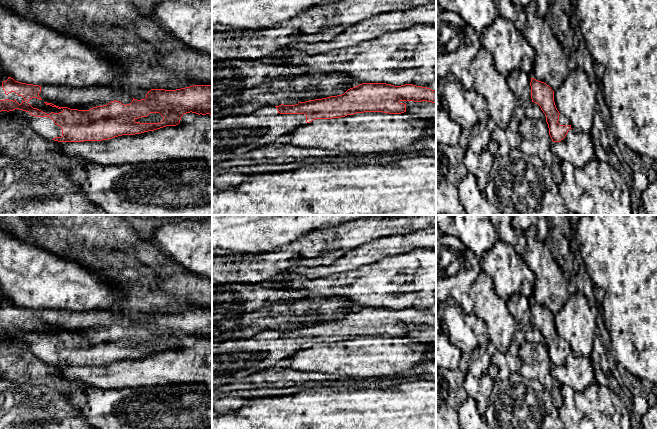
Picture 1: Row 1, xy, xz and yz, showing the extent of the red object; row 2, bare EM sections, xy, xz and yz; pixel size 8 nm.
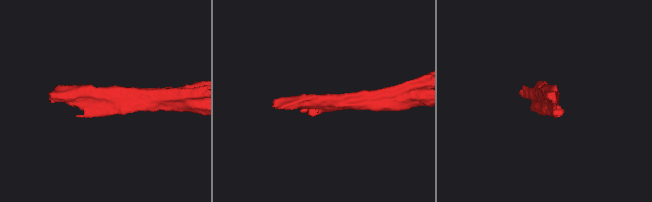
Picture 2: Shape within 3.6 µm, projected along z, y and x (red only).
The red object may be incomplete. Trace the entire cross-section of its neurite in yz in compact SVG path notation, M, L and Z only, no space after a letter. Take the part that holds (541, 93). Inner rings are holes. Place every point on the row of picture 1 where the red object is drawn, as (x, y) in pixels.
M531 78L531 99L538 104L546 116L549 135L553 142L560 142L565 138L571 125L567 117L559 113L554 102L554 91L544 82Z

